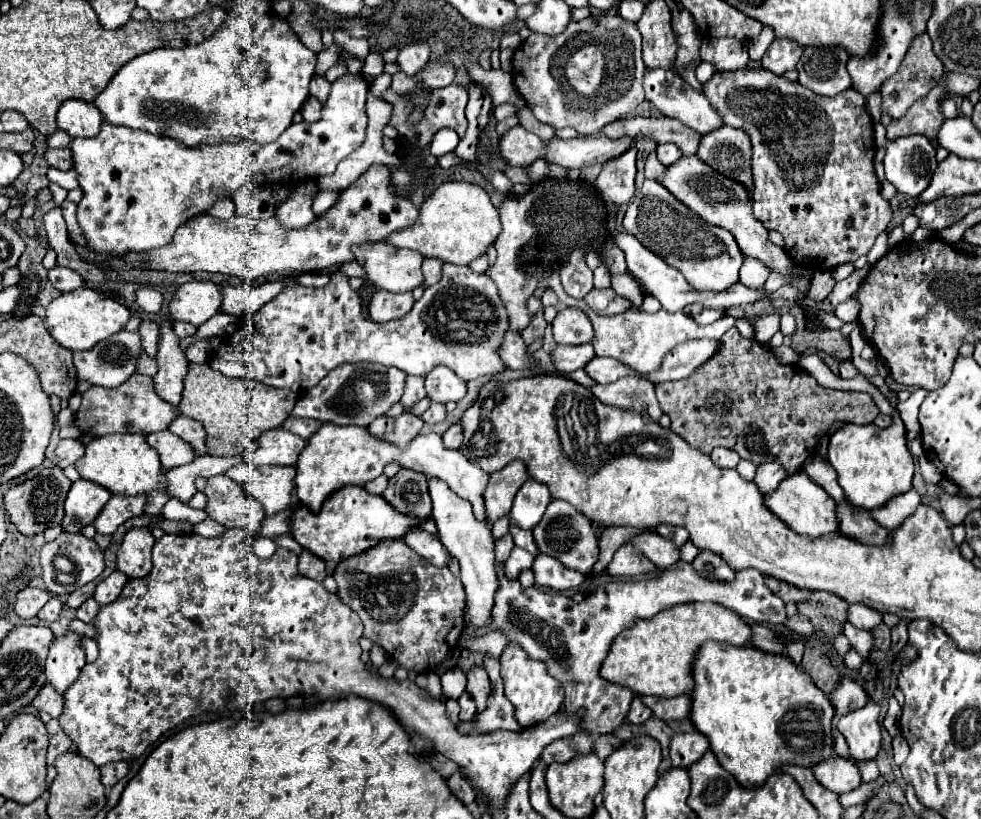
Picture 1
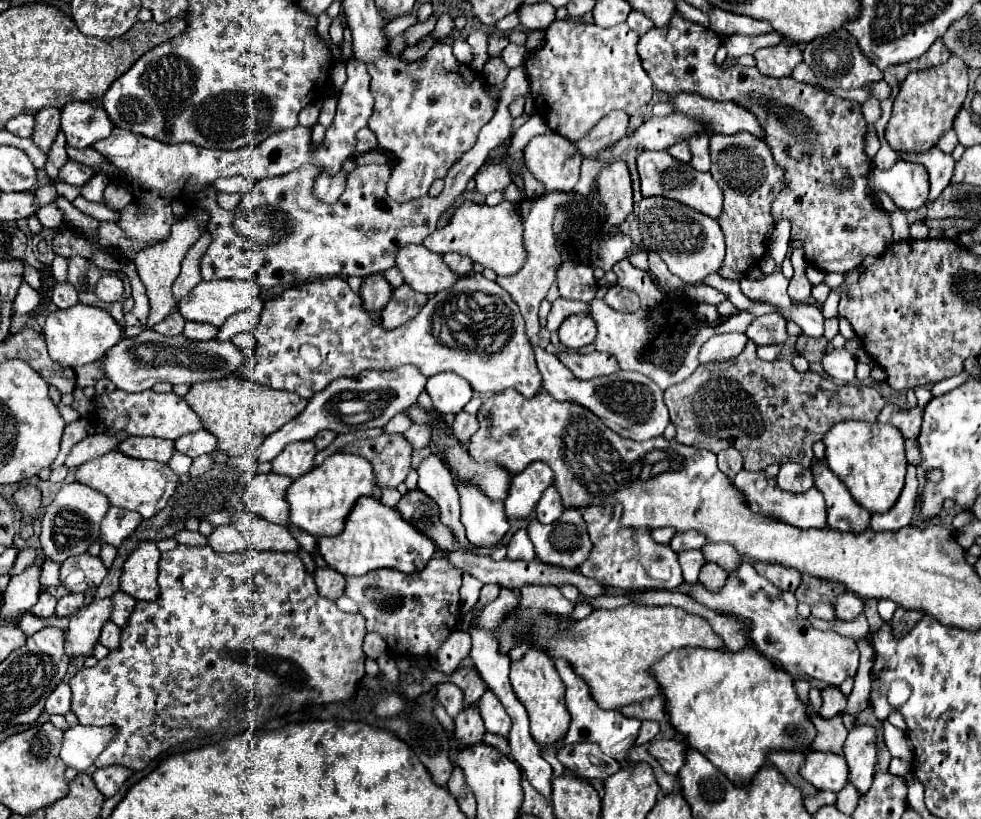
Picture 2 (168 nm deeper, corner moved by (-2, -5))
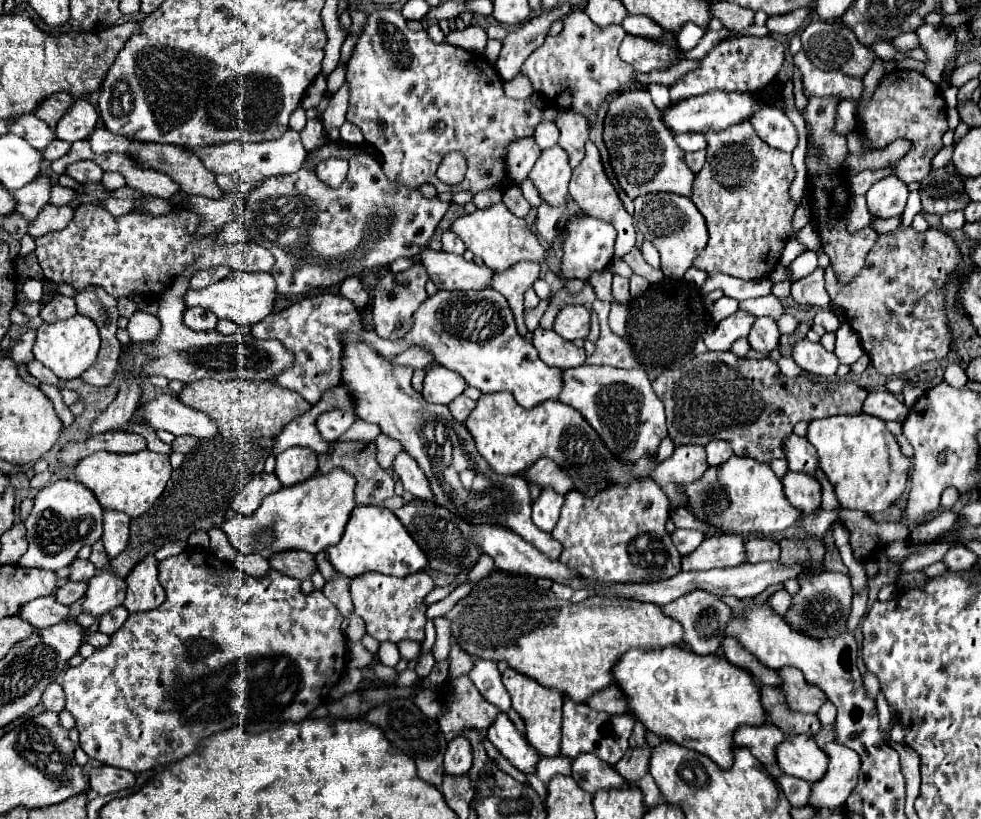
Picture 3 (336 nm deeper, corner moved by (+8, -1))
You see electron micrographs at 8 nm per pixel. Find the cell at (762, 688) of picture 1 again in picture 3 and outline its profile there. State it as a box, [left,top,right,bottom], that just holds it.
[614,646,770,768]

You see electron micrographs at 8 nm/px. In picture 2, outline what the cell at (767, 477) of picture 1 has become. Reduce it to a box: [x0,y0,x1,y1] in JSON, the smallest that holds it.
[778,464,814,492]

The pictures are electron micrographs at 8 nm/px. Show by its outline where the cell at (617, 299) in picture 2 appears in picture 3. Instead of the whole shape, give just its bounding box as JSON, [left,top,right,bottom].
[612,276,630,304]

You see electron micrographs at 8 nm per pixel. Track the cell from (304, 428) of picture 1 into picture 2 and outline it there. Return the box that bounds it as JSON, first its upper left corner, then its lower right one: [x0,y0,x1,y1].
[314,430,338,450]

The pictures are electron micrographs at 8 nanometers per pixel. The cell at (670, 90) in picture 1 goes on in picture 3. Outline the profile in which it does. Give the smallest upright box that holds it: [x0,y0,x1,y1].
[746,100,798,152]

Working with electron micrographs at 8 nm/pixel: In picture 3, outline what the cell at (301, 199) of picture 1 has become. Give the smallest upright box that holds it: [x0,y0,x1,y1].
[316,158,348,188]

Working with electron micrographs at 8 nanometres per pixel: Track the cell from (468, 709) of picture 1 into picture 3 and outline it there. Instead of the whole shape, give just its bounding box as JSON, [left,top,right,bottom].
[444,736,472,776]

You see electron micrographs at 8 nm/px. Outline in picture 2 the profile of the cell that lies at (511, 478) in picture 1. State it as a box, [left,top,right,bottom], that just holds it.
[506,462,552,520]

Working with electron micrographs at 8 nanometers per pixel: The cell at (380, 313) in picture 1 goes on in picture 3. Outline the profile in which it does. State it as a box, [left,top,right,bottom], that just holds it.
[372,264,426,338]

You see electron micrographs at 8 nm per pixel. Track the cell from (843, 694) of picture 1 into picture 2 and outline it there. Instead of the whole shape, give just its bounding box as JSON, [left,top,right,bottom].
[818,686,846,718]

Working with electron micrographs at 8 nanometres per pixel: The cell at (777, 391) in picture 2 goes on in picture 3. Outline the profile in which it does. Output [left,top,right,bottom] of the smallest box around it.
[652,352,868,462]

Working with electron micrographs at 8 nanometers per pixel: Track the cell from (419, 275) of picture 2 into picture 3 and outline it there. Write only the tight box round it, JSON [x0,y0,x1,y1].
[416,246,494,290]

